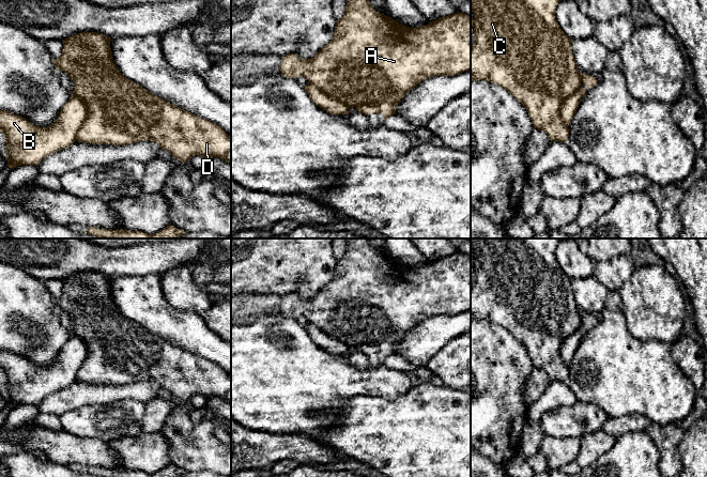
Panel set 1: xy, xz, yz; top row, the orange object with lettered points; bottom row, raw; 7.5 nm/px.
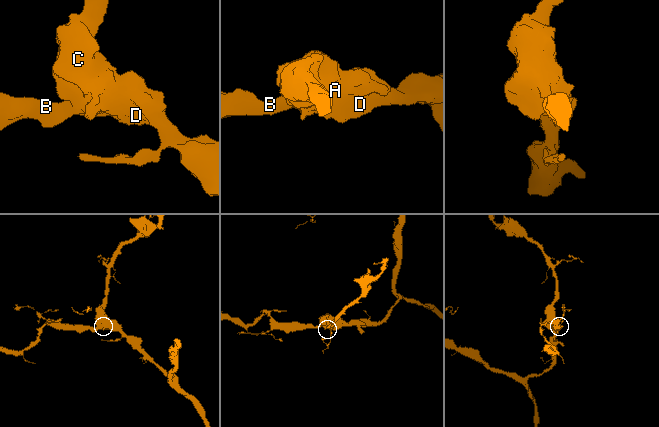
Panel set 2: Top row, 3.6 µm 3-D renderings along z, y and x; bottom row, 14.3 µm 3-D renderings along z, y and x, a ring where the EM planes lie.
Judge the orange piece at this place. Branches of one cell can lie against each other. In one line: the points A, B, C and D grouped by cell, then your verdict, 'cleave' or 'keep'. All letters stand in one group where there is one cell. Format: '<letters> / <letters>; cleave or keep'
A C D / B; cleave

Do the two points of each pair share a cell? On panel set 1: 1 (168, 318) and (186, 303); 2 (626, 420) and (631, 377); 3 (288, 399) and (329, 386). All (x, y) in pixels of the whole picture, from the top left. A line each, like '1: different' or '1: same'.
1: different
2: different
3: same

